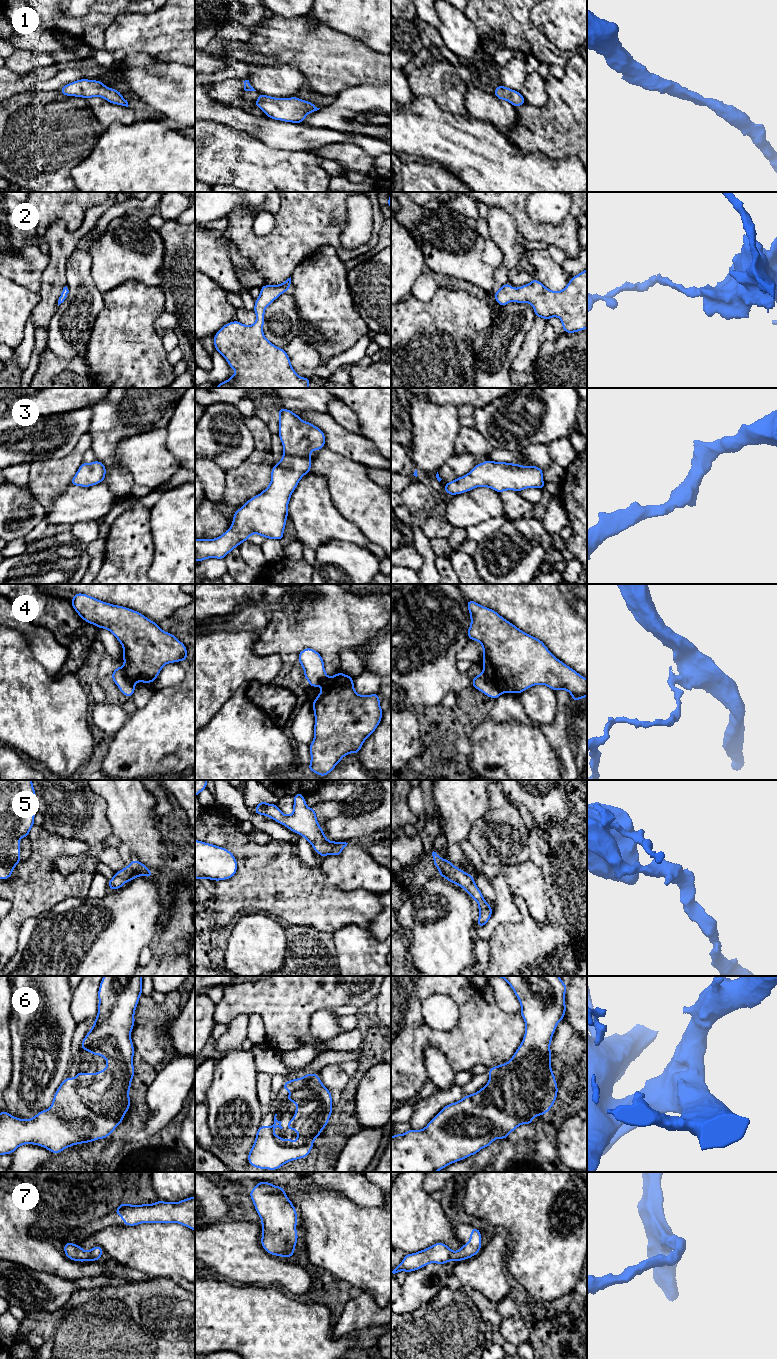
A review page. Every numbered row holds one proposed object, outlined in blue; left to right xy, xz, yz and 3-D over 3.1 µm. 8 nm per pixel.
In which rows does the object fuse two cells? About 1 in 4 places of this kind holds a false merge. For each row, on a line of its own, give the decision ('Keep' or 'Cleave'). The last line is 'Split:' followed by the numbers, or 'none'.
1: Keep
2: Keep
3: Keep
4: Cleave
5: Keep
6: Keep
7: Keep
Split: 4

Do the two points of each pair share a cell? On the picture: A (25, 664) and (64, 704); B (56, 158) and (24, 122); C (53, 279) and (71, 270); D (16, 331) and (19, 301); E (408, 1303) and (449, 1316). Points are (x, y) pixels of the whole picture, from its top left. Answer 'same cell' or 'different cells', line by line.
A: same cell
B: same cell
C: different cells
D: same cell
E: different cells

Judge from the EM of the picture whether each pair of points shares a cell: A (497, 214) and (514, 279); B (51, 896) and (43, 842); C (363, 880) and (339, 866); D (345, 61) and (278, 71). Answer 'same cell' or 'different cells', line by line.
A: same cell
B: same cell
C: same cell
D: different cells

